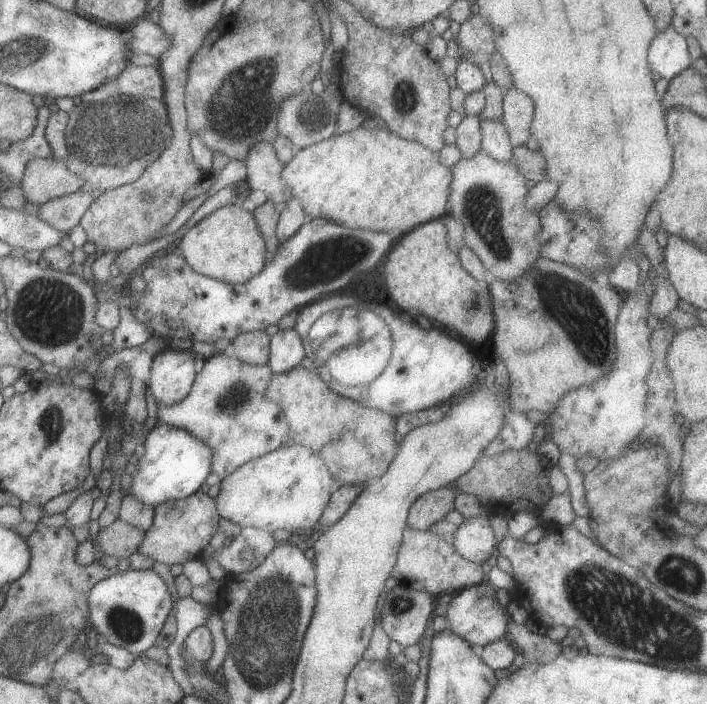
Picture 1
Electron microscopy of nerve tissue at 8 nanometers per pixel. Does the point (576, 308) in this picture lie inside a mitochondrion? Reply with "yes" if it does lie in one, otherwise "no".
yes

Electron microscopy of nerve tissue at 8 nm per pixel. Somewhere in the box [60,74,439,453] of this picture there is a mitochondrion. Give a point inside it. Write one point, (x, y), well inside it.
(126, 129)

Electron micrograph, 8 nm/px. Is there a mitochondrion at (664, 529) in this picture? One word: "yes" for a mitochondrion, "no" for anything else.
no

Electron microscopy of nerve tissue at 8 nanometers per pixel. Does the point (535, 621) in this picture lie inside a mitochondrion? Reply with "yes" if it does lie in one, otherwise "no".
no

